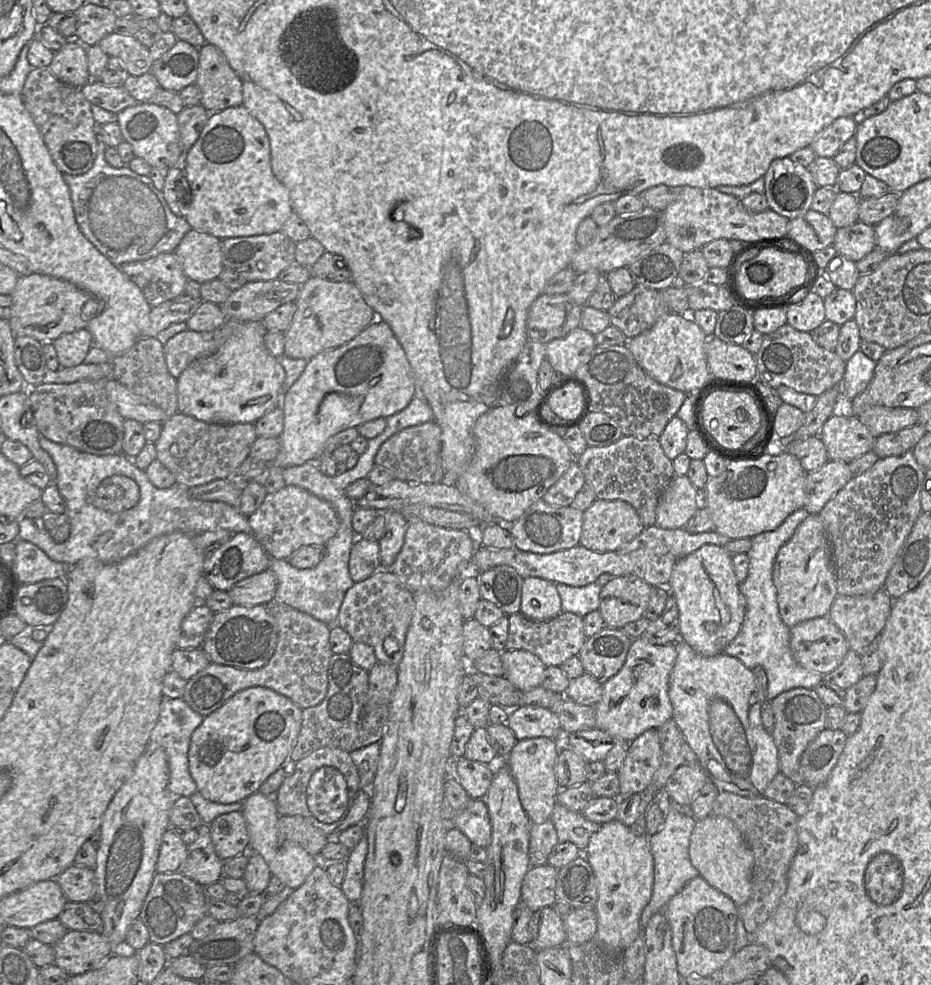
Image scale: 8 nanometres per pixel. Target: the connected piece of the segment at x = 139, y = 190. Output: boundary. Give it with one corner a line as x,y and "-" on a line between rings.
99,140
98,145
97,145
97,155
94,161
94,164
92,168
81,175
71,175
71,174
63,174
63,178
65,182
67,183
69,189
70,189
70,194
71,194
71,199
72,199
72,204
73,204
73,209
74,209
74,214
76,218
76,222
84,234
84,236
113,264
115,264
118,267
121,267
125,263
128,262
134,262
134,261
142,261
142,260
147,260
153,257
158,256
159,254
162,253
173,253
183,237
185,236
186,233
188,233
192,227
189,225
189,223
186,221
185,218
181,216
176,216
171,209
169,208
164,195
163,191
158,190
155,185
153,184
152,180
148,176
140,175
134,171
132,171
128,166
124,166
121,168
115,168
112,167
106,160
105,157
105,151
107,149
107,145

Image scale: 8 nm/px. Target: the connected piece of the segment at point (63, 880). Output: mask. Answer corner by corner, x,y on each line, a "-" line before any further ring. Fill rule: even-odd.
73,864
55,879
69,902
88,902
96,897
93,868

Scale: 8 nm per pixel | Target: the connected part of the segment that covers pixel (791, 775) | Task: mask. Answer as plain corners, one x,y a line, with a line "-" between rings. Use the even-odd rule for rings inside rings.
797,687
782,692
771,701
775,724
772,733
778,750
780,771
793,783
804,785
800,772
800,759
808,745
826,729
827,706
819,698
814,689

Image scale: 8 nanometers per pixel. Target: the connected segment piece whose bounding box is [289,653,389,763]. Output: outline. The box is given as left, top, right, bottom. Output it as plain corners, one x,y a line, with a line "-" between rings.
333,653
328,666
328,687
324,699
317,705
302,709
301,729
289,755
289,761
296,763
323,747
334,747
348,753
380,741
388,719
388,705
367,701
369,690
368,672
353,662
349,654

